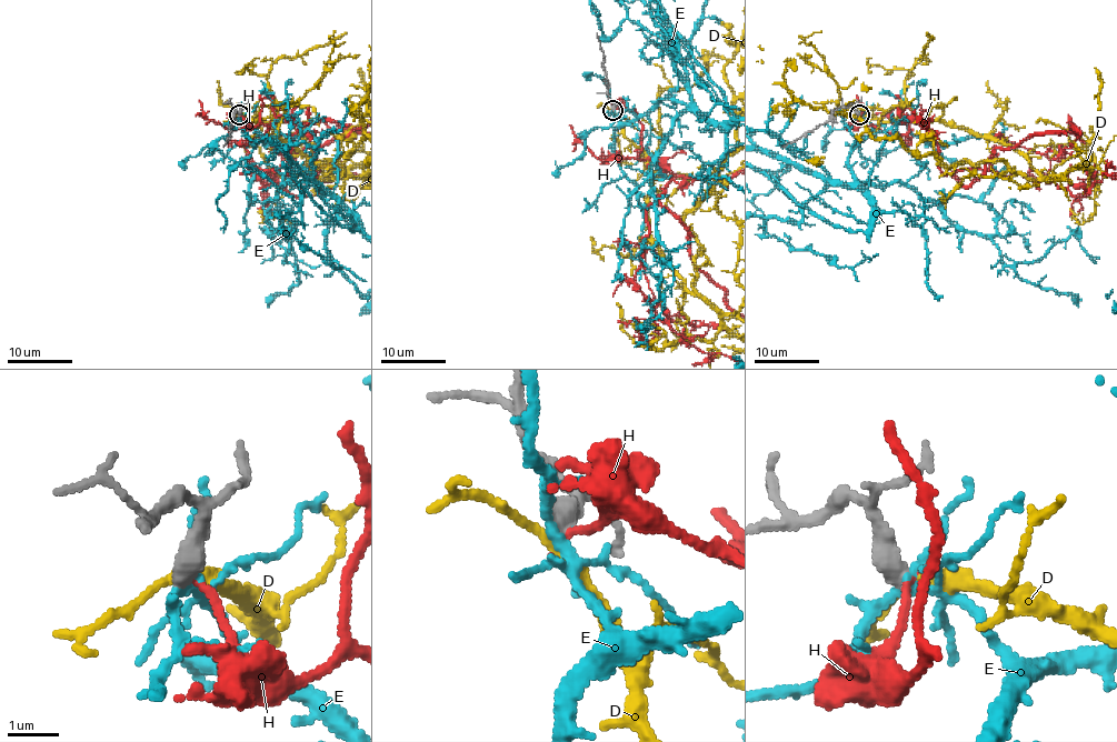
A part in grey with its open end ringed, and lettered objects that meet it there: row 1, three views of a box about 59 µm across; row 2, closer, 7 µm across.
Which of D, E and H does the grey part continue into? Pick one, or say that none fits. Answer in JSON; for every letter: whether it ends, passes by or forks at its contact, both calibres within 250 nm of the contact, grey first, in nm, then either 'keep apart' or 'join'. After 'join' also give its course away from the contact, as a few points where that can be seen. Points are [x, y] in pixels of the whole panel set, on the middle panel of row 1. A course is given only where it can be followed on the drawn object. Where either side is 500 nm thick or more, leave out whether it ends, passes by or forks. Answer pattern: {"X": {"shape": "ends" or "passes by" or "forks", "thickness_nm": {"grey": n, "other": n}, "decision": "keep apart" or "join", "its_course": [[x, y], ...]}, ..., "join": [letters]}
{"D": {"shape": "passes by", "thickness_nm": {"grey": 480, "other": 240}, "decision": "join"}, "E": {"shape": "forks", "thickness_nm": {"grey": 480, "other": 190}, "decision": "keep apart"}, "H": {"shape": "ends", "thickness_nm": {"grey": 480, "other": 200}, "decision": "keep apart"}, "join": ["D"]}

